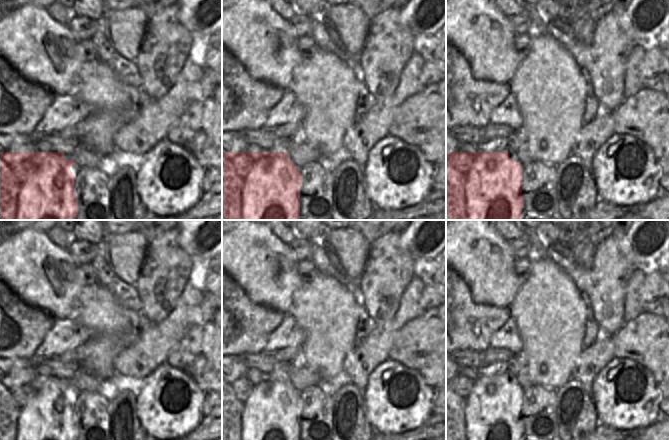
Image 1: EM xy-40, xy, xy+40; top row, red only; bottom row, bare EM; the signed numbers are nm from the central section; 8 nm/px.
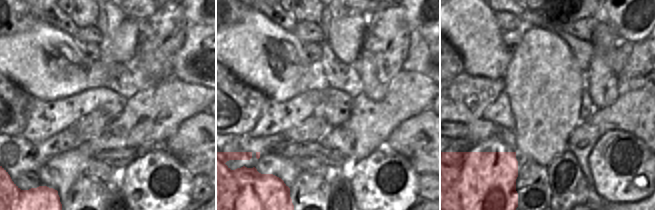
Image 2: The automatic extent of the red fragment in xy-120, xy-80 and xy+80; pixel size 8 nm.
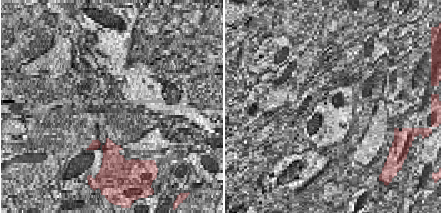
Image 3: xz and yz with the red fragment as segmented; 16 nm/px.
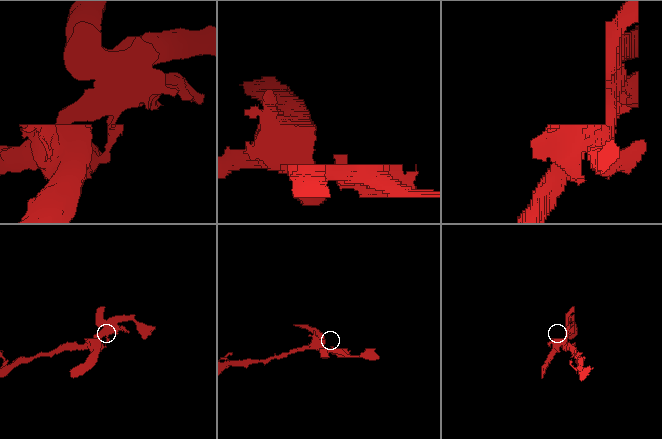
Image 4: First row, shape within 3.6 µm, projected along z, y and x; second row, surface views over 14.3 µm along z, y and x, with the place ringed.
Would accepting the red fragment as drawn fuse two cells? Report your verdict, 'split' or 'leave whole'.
split

